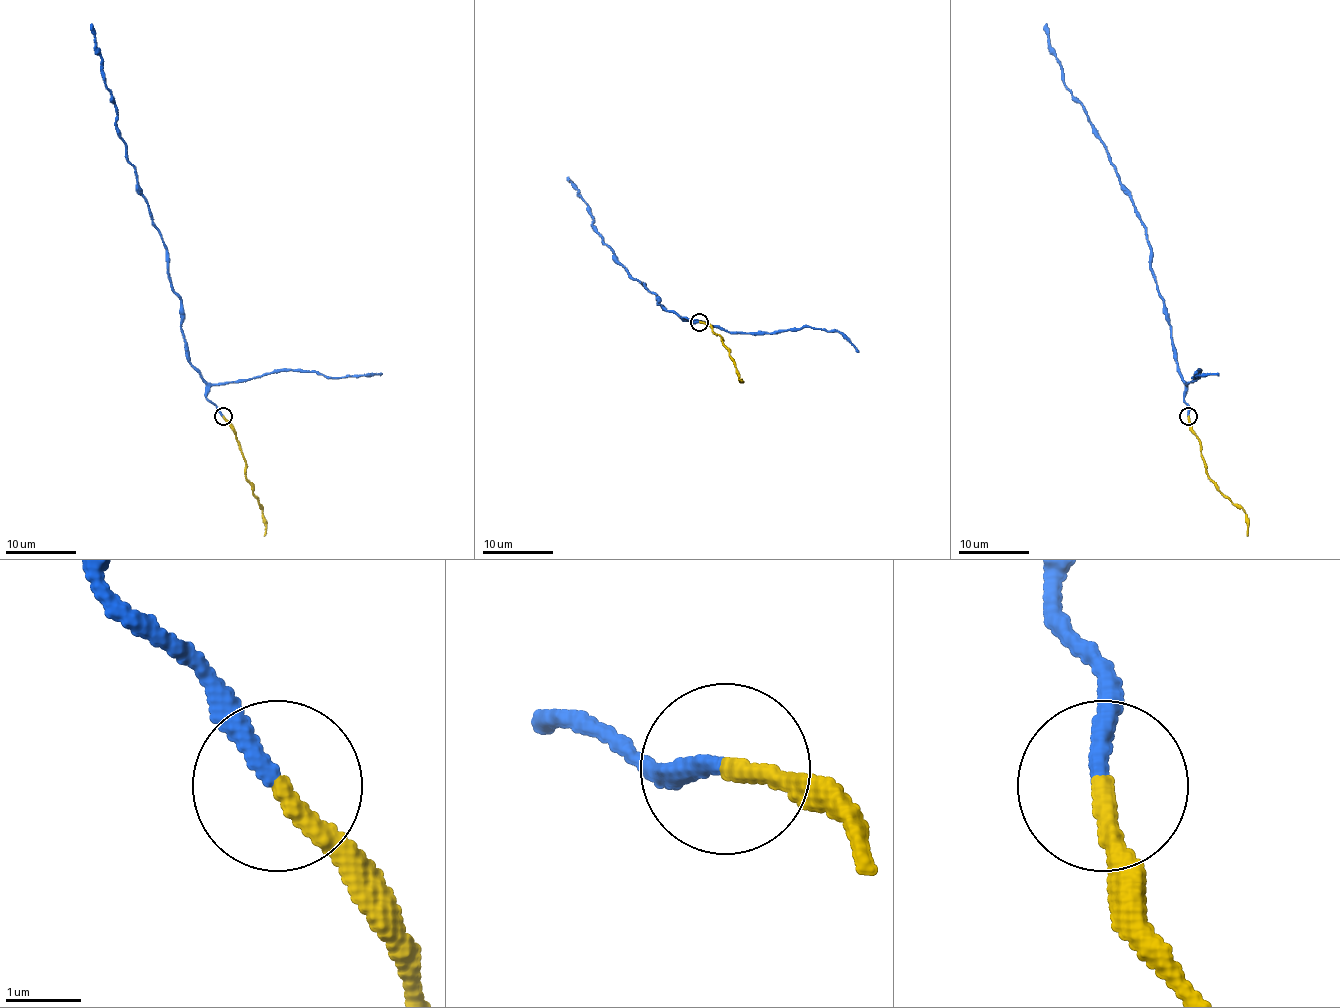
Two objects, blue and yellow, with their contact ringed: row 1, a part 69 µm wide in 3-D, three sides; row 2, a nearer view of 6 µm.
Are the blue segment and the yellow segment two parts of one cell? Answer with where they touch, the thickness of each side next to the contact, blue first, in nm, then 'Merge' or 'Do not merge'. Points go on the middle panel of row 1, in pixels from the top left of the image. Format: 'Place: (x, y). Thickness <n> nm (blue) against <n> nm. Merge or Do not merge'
Place: (699, 322). Thickness 240 nm (blue) against 260 nm. Merge

